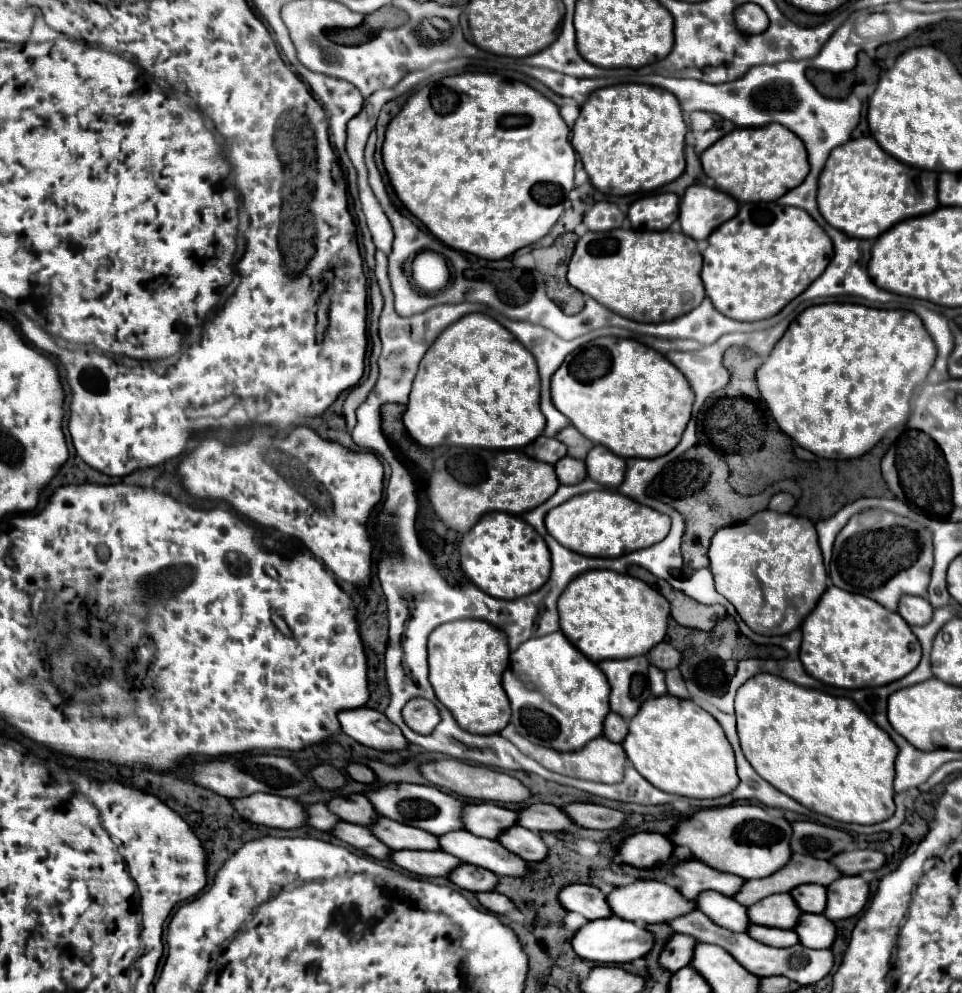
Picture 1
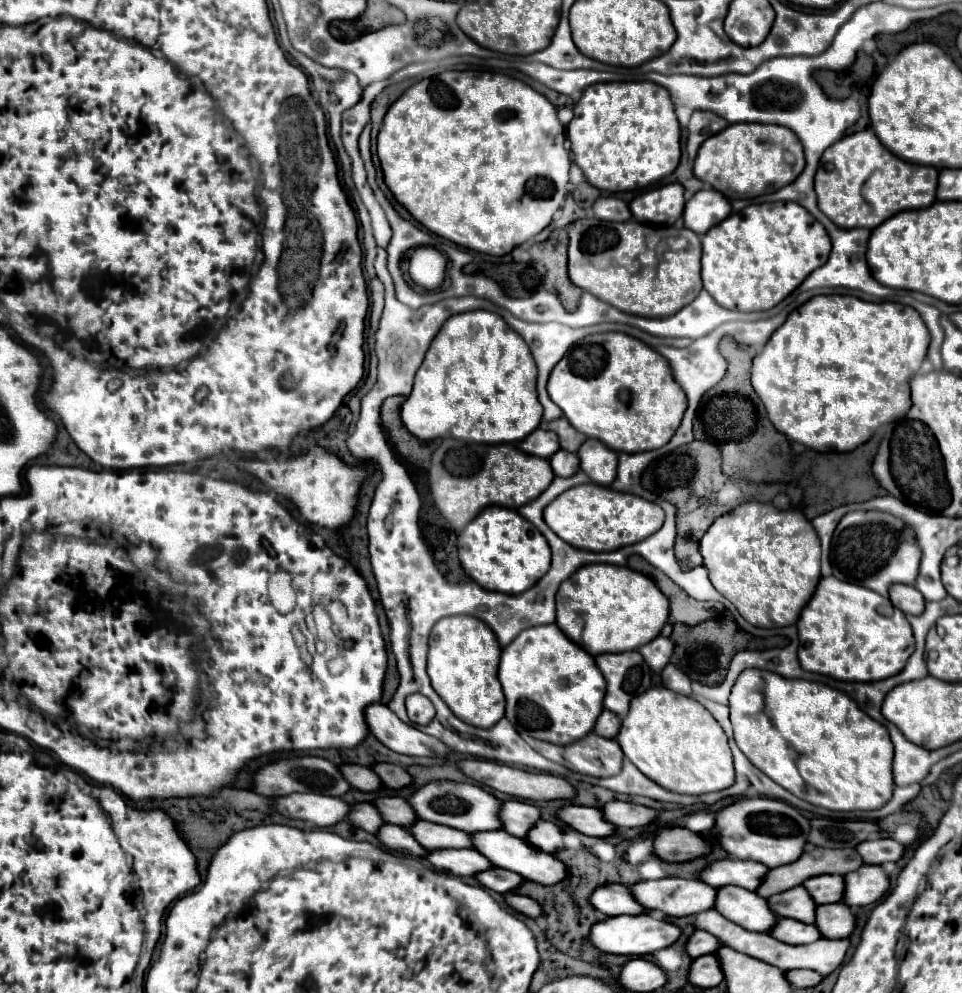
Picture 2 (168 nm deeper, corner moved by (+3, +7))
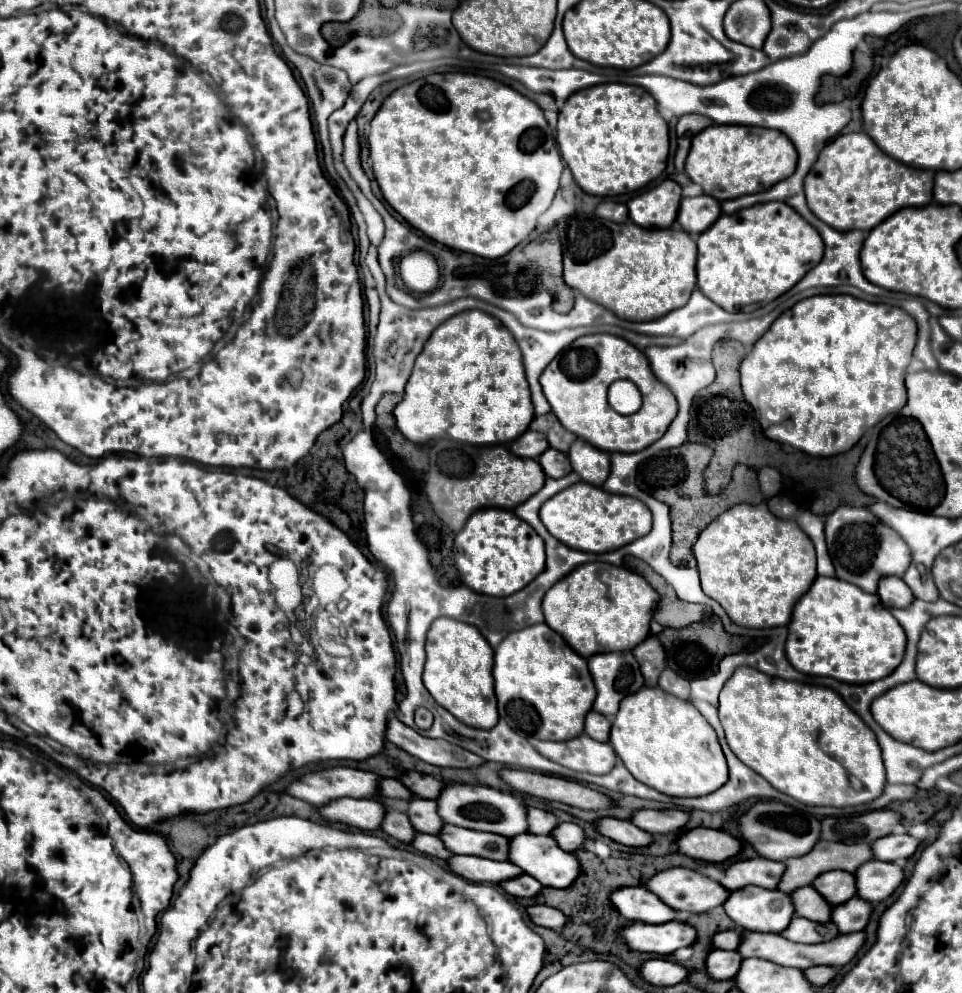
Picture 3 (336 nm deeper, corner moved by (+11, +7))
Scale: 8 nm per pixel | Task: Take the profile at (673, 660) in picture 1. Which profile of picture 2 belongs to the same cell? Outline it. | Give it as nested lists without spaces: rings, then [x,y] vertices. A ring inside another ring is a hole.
[[[658,636],[658,638],[654,638],[652,642],[644,644],[644,646],[640,648],[640,654],[644,654],[644,660],[648,662],[650,670],[652,670],[654,674],[660,674],[660,670],[664,670],[664,666],[670,662],[672,650],[674,650],[674,642],[672,642],[670,638]]]

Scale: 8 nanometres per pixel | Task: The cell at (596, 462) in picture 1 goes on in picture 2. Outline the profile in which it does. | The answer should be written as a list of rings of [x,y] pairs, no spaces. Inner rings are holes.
[[[588,438],[580,450],[580,468],[588,474],[588,478],[600,486],[610,486],[616,478],[616,466],[618,466],[618,454],[604,446],[600,440]]]

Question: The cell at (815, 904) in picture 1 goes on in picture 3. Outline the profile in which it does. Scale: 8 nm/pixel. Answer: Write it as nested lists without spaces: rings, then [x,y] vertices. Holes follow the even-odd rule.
[[[834,870],[834,872],[824,872],[820,874],[812,886],[822,894],[822,898],[836,906],[840,902],[846,902],[852,894],[852,874],[842,872],[842,870]]]

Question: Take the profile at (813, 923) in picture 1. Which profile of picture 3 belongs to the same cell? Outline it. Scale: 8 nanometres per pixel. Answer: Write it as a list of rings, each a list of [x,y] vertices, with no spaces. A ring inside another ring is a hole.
[[[850,898],[844,904],[832,906],[830,912],[830,920],[836,924],[840,934],[850,934],[850,932],[858,932],[864,930],[864,926],[868,924],[872,906],[868,902],[860,902],[860,898]]]

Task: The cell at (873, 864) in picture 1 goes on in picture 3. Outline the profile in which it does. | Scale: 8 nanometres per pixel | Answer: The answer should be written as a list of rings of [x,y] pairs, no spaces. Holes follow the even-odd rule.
[[[890,834],[890,836],[878,838],[876,842],[872,842],[870,848],[872,848],[872,854],[876,860],[894,862],[898,858],[910,858],[916,852],[918,844],[920,844],[920,840],[916,840],[908,834],[902,834],[902,836]]]

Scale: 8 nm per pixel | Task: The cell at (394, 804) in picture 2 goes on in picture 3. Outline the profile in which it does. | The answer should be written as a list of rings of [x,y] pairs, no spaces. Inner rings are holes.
[[[412,798],[408,802],[406,816],[410,818],[410,824],[414,826],[414,830],[426,832],[426,834],[438,834],[440,826],[444,824],[444,822],[440,822],[440,816],[436,814],[436,802],[434,800]]]

